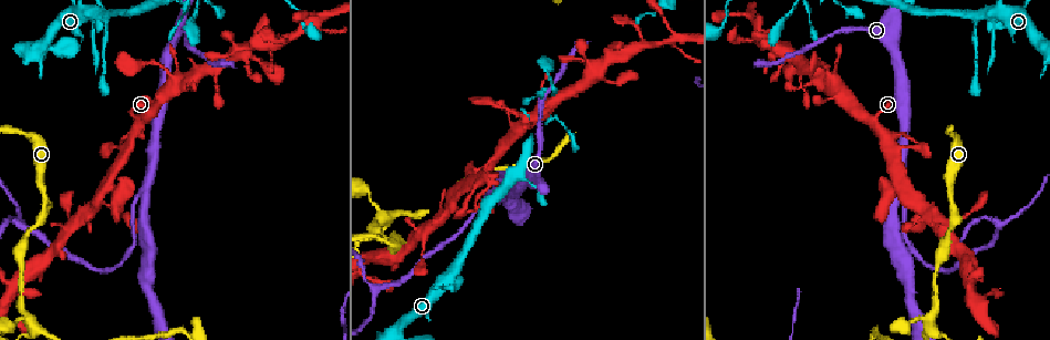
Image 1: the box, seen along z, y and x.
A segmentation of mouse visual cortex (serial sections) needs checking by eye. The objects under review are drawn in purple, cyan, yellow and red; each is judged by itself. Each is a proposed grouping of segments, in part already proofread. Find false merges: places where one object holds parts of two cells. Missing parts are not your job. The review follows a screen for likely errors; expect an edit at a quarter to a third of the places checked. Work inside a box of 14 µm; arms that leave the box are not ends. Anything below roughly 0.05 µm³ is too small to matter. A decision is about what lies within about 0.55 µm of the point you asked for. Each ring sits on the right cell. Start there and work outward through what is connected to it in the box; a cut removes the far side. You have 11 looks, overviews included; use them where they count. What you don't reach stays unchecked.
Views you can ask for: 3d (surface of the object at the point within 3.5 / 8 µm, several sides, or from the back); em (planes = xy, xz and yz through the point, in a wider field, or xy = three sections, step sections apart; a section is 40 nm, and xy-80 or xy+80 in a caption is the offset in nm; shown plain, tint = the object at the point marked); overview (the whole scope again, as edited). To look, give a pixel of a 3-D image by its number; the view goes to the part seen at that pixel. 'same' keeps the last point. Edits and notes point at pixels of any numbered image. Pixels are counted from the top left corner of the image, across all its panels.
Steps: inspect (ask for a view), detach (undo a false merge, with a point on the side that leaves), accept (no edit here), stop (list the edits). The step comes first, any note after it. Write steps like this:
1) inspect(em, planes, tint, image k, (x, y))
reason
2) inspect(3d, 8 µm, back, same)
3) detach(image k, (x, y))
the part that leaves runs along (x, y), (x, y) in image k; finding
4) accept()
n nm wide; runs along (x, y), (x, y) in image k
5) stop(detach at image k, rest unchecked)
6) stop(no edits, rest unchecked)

inspect(3d, 3.5 µm, image 1, (103, 16))
two arms in line, one across

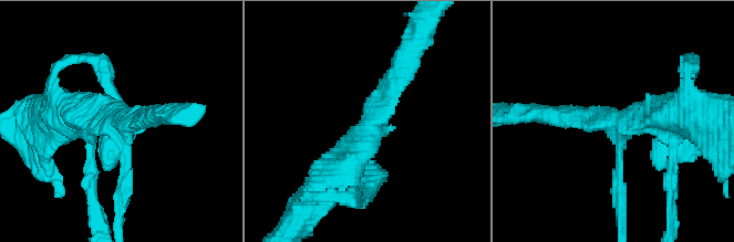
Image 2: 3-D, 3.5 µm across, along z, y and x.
inspect(em, xy, step 2, tint, image 2, (119, 123))
3 arms; arms of 150, 200, 500 nm

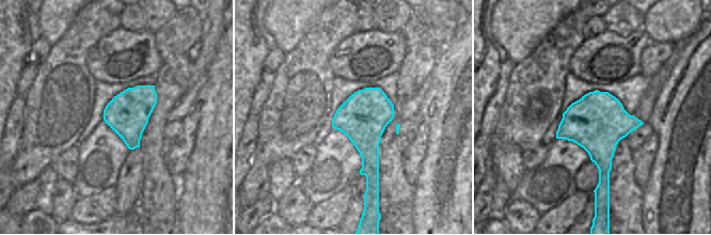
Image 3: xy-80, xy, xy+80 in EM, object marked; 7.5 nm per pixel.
accept()
runs along (324, 187), (352, 161), (403, 67) in image 2; continuous, no second cell

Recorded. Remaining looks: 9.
inspect(3d, 3.5 µm, image 1, (145, 188))
a fork

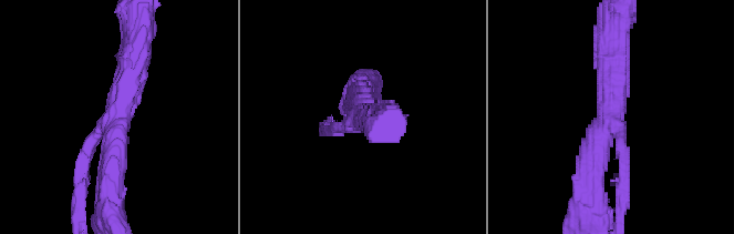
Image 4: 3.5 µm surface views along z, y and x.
inspect(em, xy, step 2, tint, image 4, (109, 121))
3 arms; arms of 150, 400, 450 nm; now the EM

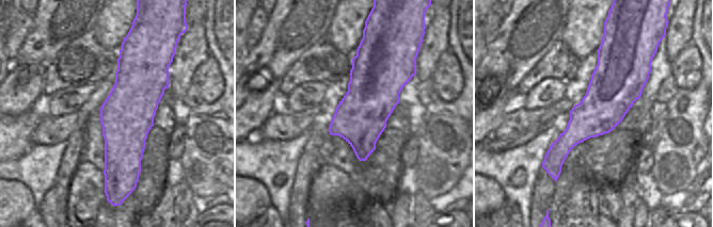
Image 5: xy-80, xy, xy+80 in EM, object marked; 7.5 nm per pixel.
inspect(em, xy, step 1, tint, same)
another direction

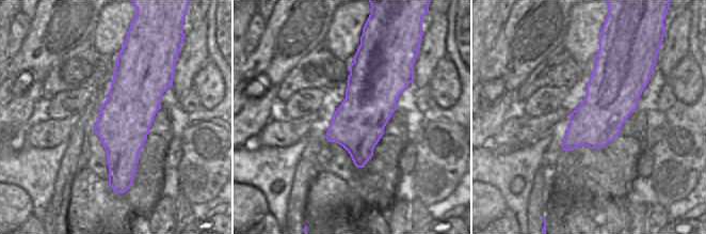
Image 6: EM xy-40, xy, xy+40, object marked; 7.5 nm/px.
accept()
400 nm wide; runs along (126, 48), (119, 188) in image 6; one cell here

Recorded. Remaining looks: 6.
inspect(3d, 3.5 µm, image 1, (970, 283))
abrupt turn

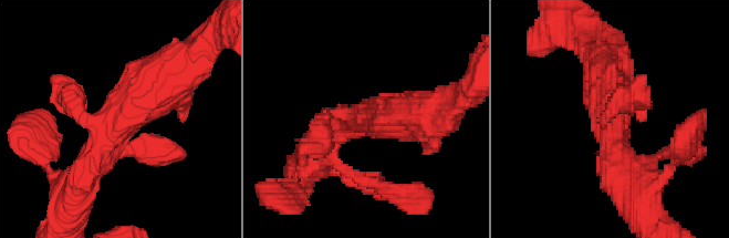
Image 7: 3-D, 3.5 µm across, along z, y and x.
inspect(em, xy, step 3, tint, image 7, (364, 119))
3 arms; arms of 250, 450, 600 nm; now the EM

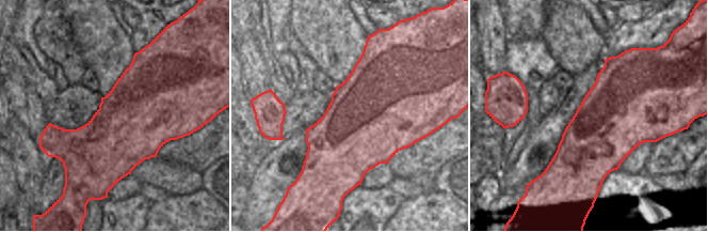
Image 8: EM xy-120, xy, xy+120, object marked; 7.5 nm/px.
accept()
runs along (174, 74), (112, 128), (79, 187) in image 7; continuous, no second cell

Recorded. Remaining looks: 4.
inspect(3d, 8 µm, image 1, (29, 319))
four arms meet

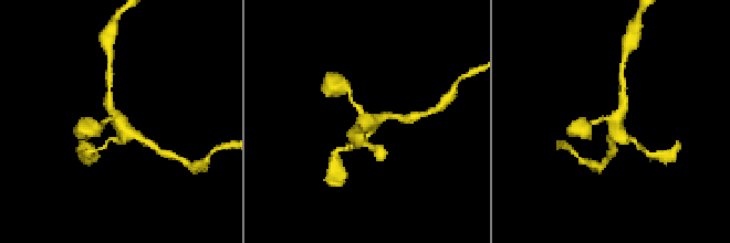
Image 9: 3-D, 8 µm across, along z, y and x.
inspect(3d, 3.5 µm, image 9, (616, 116))

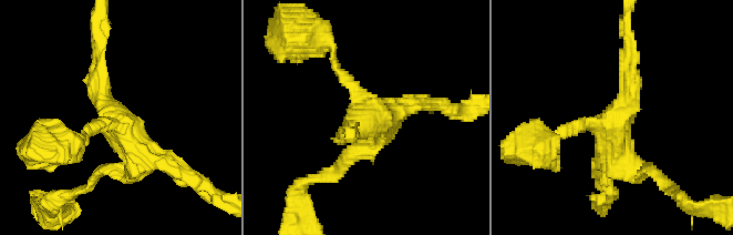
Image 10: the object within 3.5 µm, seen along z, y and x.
inspect(em, xy, step 5, tint, image 10, (368, 116))
4 arms; arms of 150, 200, 250, 350 nm; now the EM

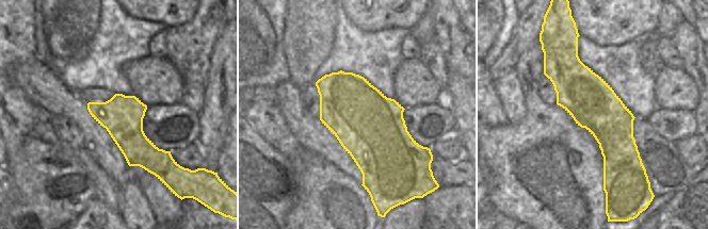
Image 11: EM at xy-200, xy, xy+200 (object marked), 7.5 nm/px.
accept()
500 nm wide; runs along (627, 59), (616, 120), (553, 136) in image 10; continuous, no second cell

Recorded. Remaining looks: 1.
stop(no edits, rest unchecked)

